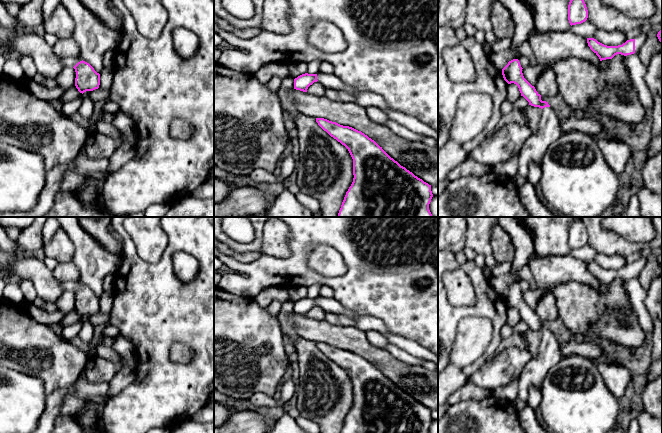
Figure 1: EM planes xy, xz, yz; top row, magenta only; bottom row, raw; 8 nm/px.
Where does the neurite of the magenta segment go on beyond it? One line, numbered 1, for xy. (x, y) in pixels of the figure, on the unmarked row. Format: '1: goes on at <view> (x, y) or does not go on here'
1: does not go on here

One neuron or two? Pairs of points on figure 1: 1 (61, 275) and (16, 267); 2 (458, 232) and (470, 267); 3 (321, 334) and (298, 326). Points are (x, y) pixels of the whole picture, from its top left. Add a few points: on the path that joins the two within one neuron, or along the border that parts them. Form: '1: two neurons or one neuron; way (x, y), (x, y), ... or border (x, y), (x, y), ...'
1: two neurons; border (51, 271), (52, 275), (59, 282)
2: two neurons; border (448, 251), (454, 254)
3: one neuron; way (315, 330), (304, 326)

